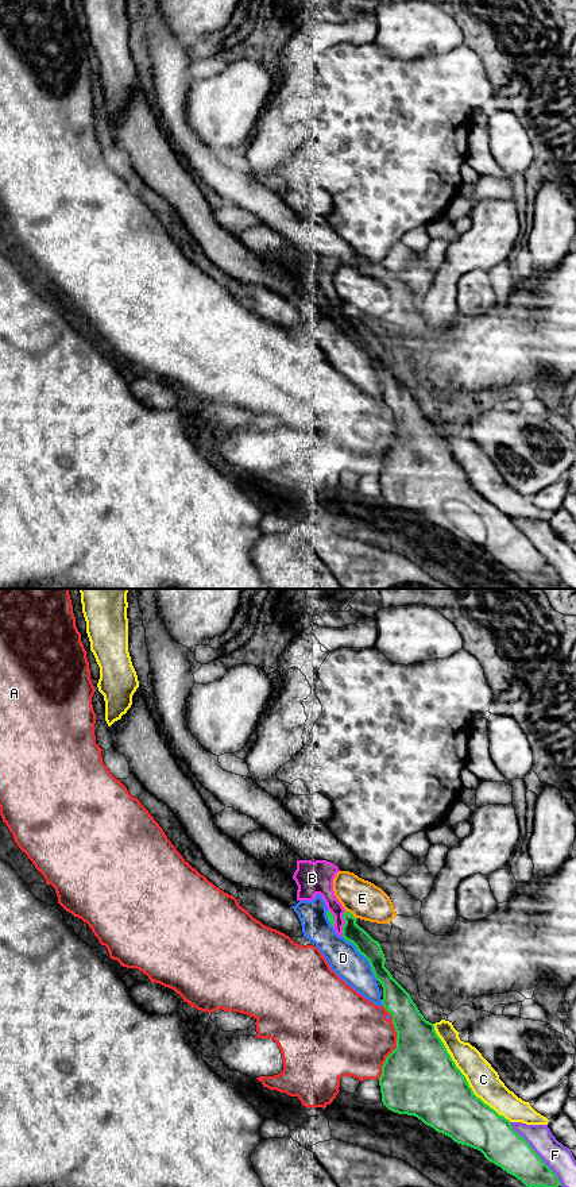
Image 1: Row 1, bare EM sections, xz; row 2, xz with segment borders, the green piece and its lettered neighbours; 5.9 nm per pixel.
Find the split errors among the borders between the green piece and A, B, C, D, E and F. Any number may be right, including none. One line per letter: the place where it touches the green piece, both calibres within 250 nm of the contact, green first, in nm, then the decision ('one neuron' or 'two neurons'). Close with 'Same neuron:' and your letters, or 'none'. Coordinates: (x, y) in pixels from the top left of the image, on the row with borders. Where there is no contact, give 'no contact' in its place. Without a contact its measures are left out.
A: meets green in xz at (397, 1043); 460 nm thick on the green side, 440 nm on the other; two neurons
B: meets green in xz at (344, 924); 120 nm thick on the green side, 100 nm on the other; two neurons
C: meets green in xz at (464, 1076); 440 nm thick on the green side, 180 nm on the other; two neurons
D: meets green in xz at (364, 956); 120 nm thick on the green side, 190 nm on the other; two neurons
E: meets green in xz at (351, 914); 120 nm thick on the green side, 220 nm on the other; two neurons
F: meets green in xz at (536, 1153); 240 nm thick on the green side, 160 nm on the other; two neurons
Same neuron: none

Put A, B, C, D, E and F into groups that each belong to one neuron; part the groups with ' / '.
A / B D / C / E / F

